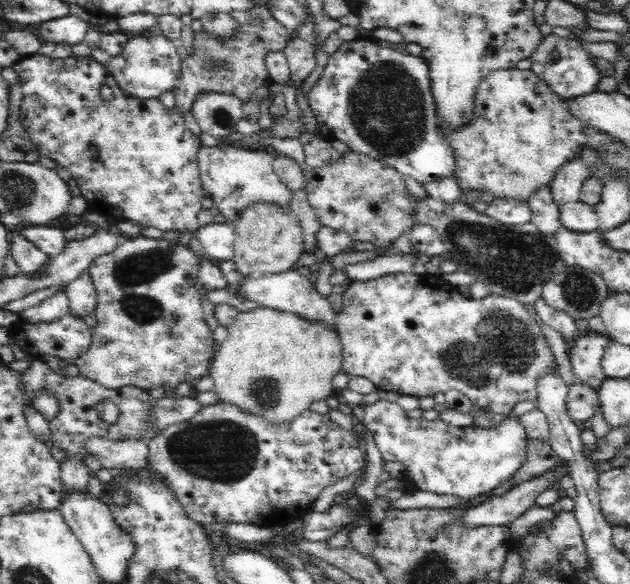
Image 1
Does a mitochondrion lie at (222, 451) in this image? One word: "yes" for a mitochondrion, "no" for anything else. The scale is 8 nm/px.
yes

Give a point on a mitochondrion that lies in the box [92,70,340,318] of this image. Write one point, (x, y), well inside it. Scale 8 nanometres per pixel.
(221, 116)

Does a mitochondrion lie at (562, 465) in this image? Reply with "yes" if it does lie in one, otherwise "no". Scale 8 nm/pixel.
no

